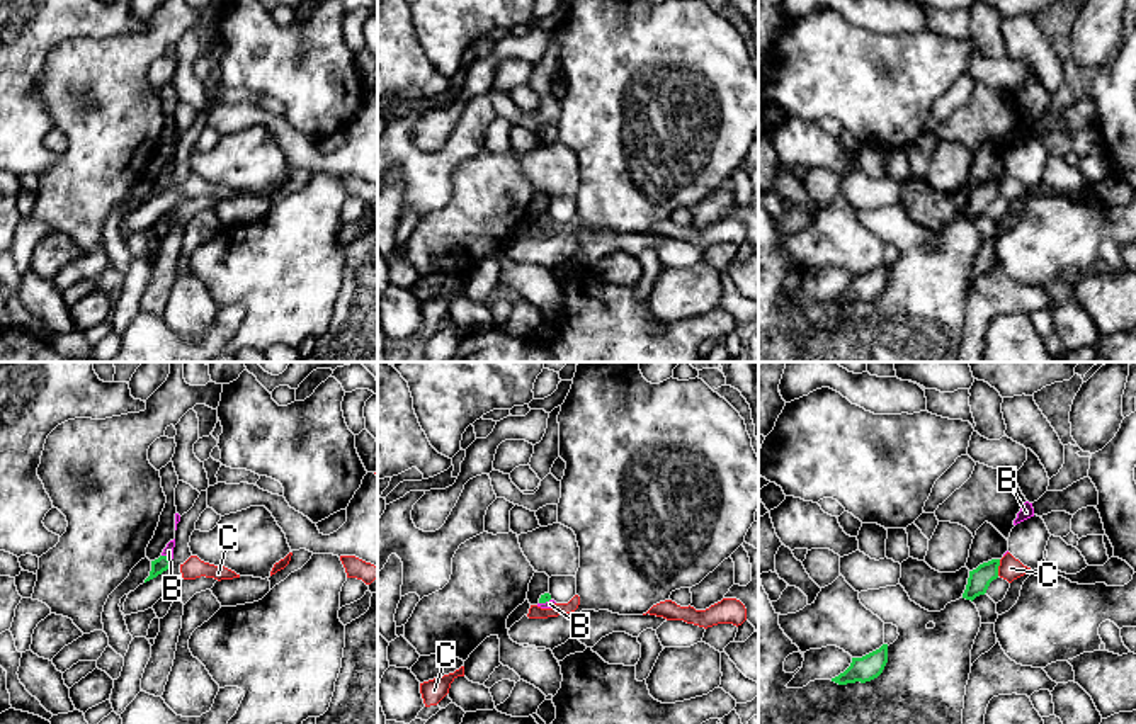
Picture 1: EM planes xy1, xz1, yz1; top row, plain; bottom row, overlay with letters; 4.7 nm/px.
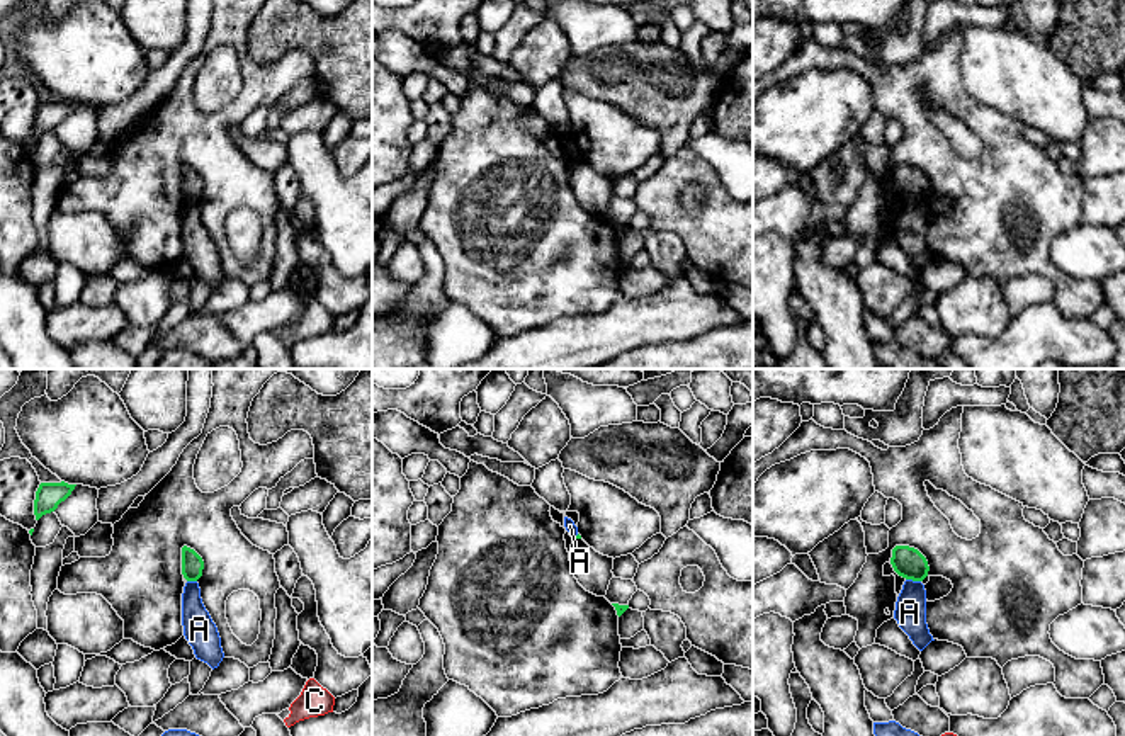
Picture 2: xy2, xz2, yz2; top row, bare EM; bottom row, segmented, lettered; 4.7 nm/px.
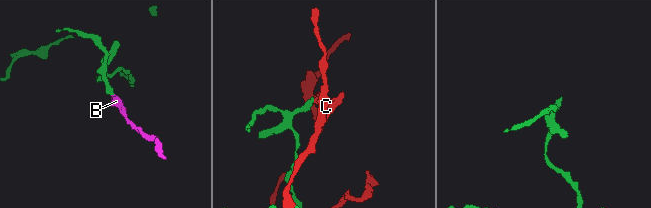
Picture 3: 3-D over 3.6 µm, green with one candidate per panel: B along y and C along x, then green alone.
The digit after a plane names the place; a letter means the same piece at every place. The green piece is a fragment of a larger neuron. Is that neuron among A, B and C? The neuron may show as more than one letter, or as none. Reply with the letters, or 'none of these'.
B

